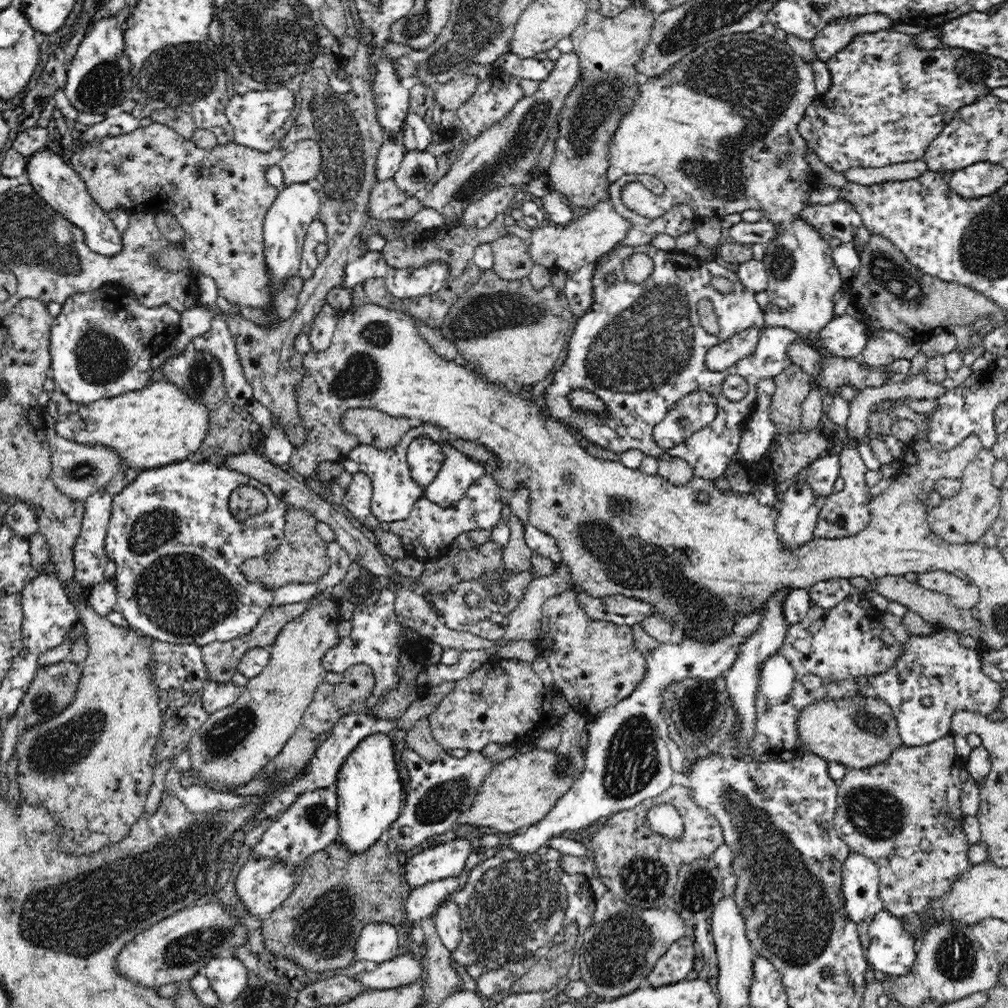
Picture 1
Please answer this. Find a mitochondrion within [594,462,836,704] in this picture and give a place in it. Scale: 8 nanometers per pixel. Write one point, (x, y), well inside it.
(701, 691)

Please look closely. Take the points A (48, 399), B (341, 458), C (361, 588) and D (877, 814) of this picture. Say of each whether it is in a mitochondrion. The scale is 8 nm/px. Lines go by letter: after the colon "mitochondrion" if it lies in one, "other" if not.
A: other
B: other
C: mitochondrion
D: mitochondrion

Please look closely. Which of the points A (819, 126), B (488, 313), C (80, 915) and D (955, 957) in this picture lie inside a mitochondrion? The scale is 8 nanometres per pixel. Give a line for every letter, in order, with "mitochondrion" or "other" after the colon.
A: other
B: mitochondrion
C: mitochondrion
D: mitochondrion

